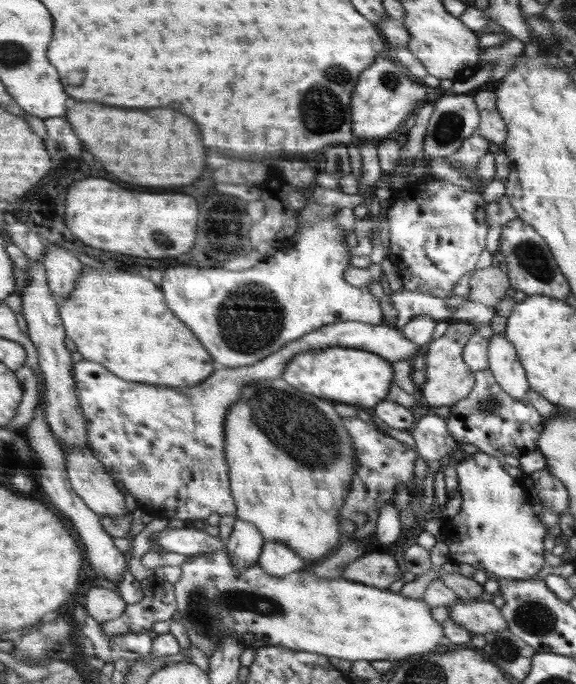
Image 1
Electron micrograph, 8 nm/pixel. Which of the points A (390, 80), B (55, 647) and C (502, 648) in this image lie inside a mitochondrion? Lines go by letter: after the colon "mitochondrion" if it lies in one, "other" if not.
A: mitochondrion
B: mitochondrion
C: mitochondrion

